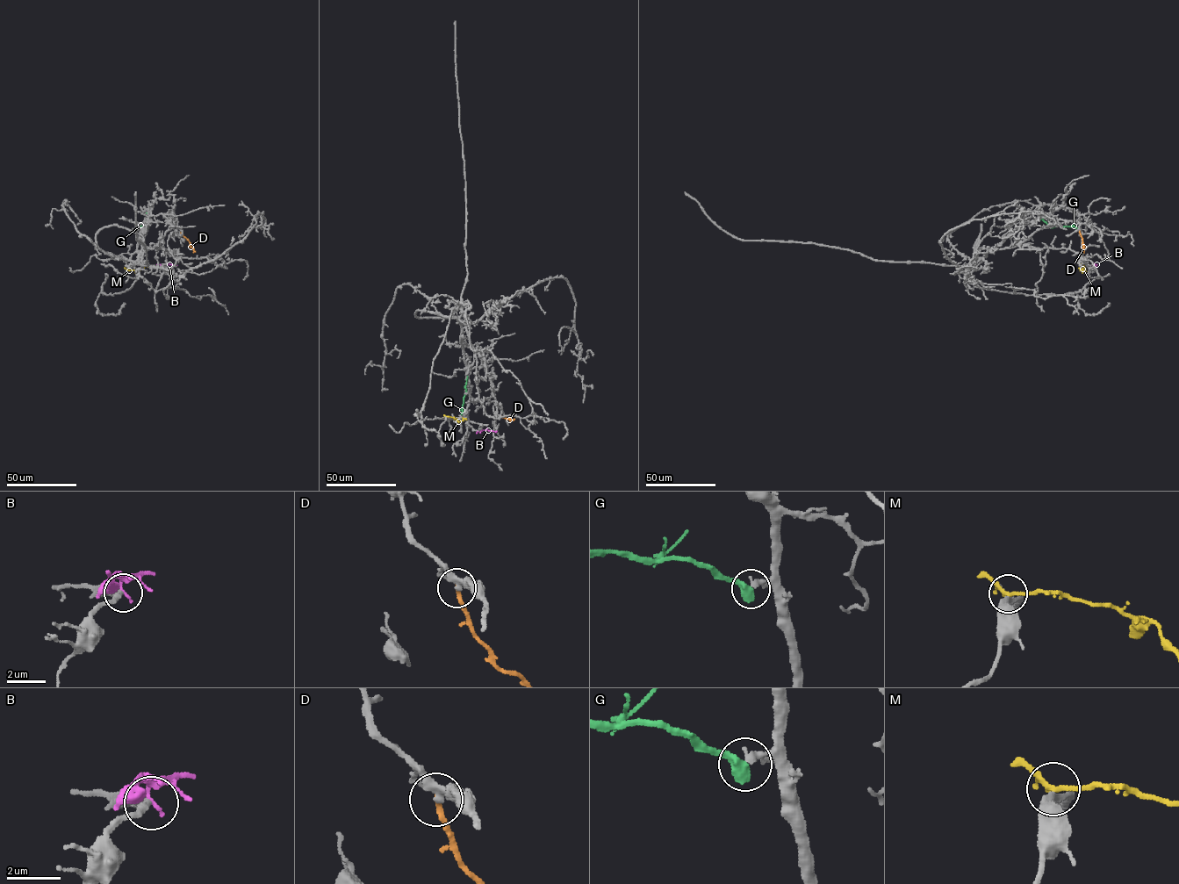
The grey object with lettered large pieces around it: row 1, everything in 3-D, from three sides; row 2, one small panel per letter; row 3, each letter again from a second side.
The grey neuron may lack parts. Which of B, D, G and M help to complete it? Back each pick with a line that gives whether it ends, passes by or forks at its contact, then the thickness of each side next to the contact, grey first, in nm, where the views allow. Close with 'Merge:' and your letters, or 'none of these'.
D: it ends; calibres 280 and 200 nm
Merge: D

